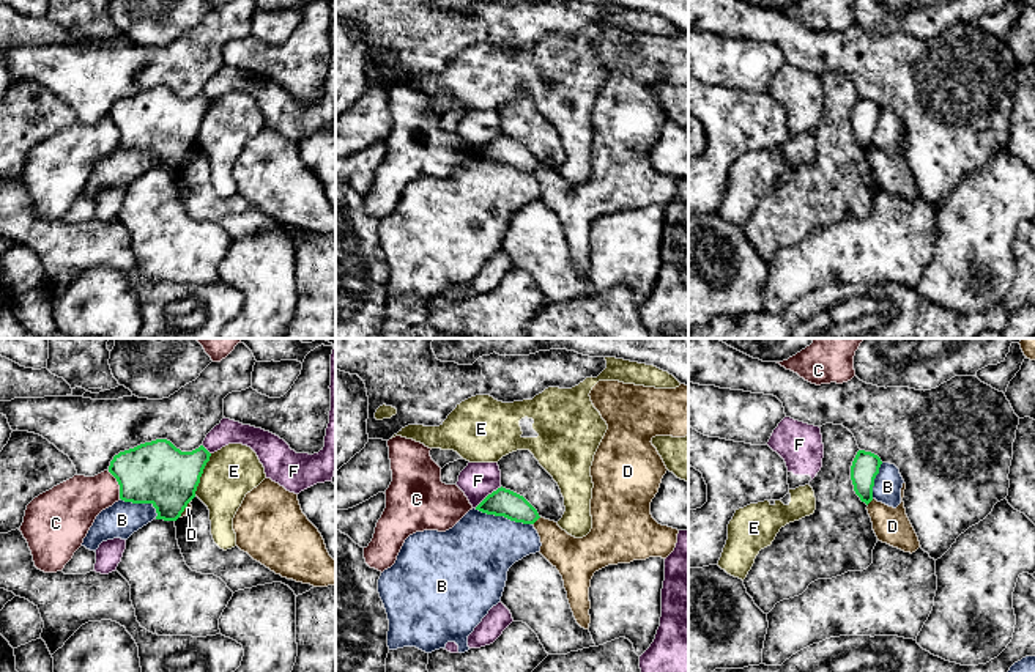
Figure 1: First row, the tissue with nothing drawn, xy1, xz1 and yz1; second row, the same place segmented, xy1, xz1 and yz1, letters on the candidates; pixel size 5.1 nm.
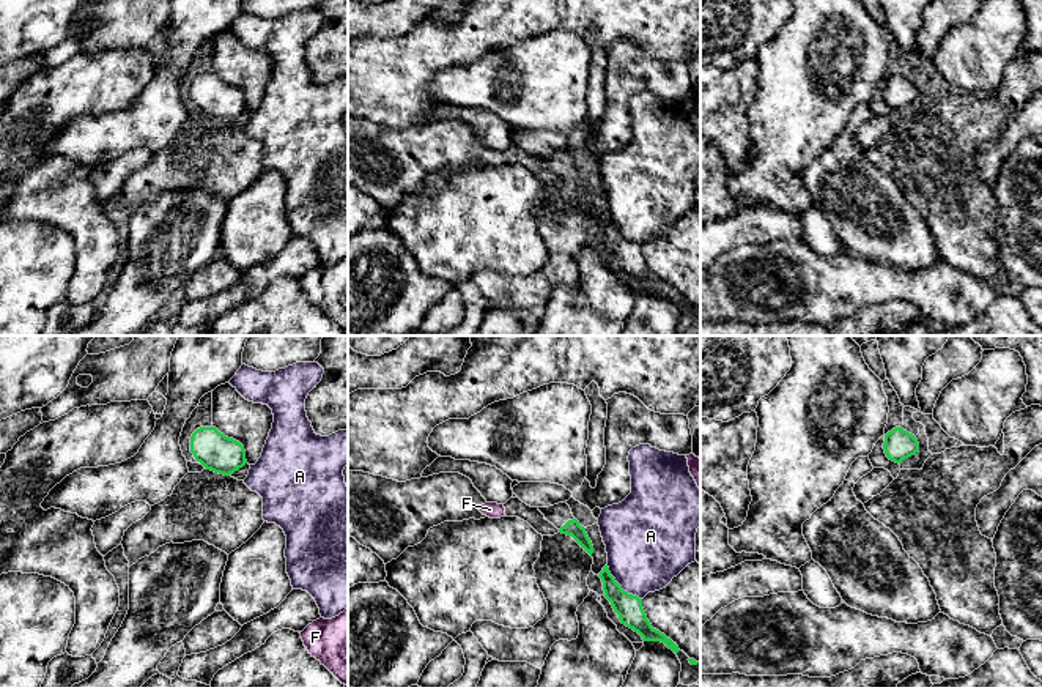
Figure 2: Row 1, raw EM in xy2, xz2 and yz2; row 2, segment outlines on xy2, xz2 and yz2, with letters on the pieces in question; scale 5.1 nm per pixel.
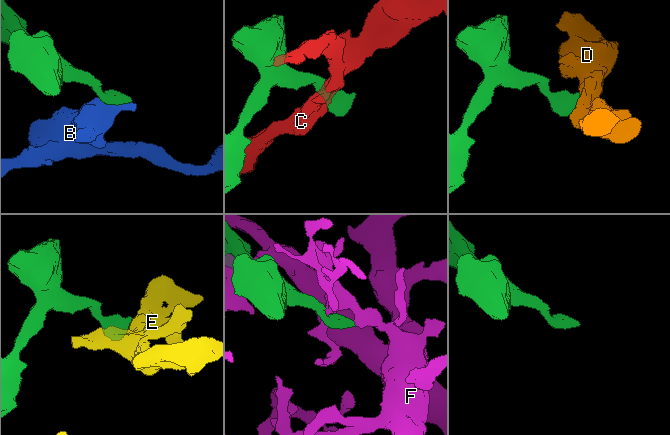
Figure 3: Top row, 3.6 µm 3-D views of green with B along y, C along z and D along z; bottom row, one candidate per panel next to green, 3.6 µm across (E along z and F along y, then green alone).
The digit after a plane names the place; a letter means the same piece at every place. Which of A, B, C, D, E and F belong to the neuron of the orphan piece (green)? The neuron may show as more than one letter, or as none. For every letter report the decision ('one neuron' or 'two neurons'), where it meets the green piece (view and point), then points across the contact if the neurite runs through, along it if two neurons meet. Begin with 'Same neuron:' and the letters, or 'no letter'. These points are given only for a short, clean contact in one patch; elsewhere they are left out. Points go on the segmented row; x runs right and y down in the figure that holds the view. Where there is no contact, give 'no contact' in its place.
Same neuron: no letter
A: two neurons | xz2 (620, 586) | along xz2 (606, 564), (614, 580), (641, 599)
B: two neurons | xz1 (503, 515)
C: two neurons | xy1 (118, 483)
D: two neurons | xz1 (536, 520) | along xz1 (541, 516), (533, 524)
E: two neurons | xy1 (202, 472) | along xy1 (211, 454), (194, 494)
F: two neurons | xz1 (489, 494)

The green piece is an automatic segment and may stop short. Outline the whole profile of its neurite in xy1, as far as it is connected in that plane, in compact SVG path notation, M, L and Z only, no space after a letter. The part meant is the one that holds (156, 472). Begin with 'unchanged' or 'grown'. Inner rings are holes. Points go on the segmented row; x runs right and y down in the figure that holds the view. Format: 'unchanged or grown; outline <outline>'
unchanged; outline M156 439L113 456L109 472L120 485L120 499L151 504L156 519L176 521L195 497L211 453L200 445L181 452L167 439Z

